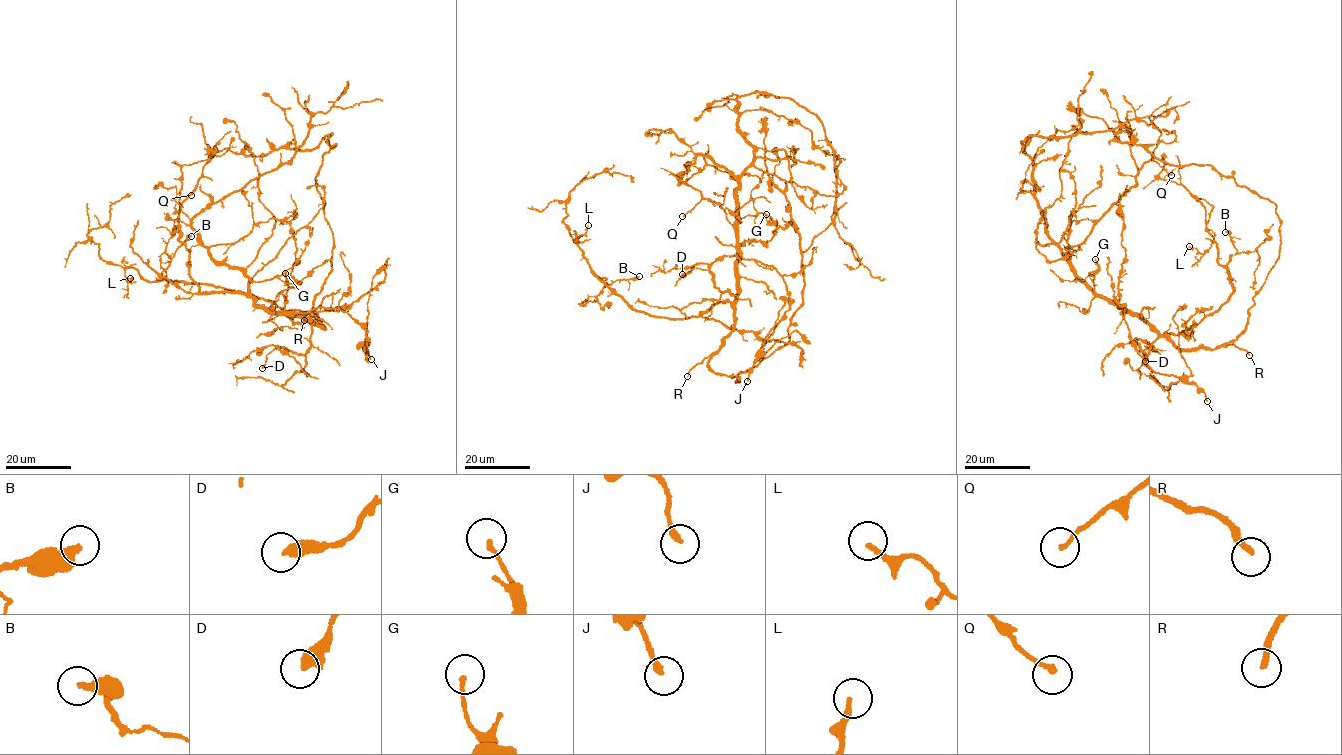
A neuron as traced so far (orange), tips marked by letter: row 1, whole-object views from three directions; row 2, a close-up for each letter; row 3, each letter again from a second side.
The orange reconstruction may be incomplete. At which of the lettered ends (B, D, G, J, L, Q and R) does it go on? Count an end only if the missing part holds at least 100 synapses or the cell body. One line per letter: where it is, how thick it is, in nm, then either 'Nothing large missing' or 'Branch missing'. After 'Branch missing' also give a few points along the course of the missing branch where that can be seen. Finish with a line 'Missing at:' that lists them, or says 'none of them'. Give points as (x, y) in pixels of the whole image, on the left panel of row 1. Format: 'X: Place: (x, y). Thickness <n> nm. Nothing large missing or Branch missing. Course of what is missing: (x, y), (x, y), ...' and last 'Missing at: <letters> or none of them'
B: Place: (191, 236). Thickness 320 nm. Nothing large missing
D: Place: (262, 368). Thickness 400 nm. Nothing large missing
G: Place: (285, 273). Thickness 160 nm. Nothing large missing
J: Place: (371, 359). Thickness 240 nm. Nothing large missing
L: Place: (130, 278). Thickness 200 nm. Nothing large missing
Q: Place: (191, 195). Thickness 160 nm. Nothing large missing
R: Place: (304, 320). Thickness 220 nm. Branch missing. Course of what is missing: (304, 320), (295, 332), (279, 342), (243, 351), (191, 342), (169, 328), (157, 338), (157, 334)
Missing at: R

